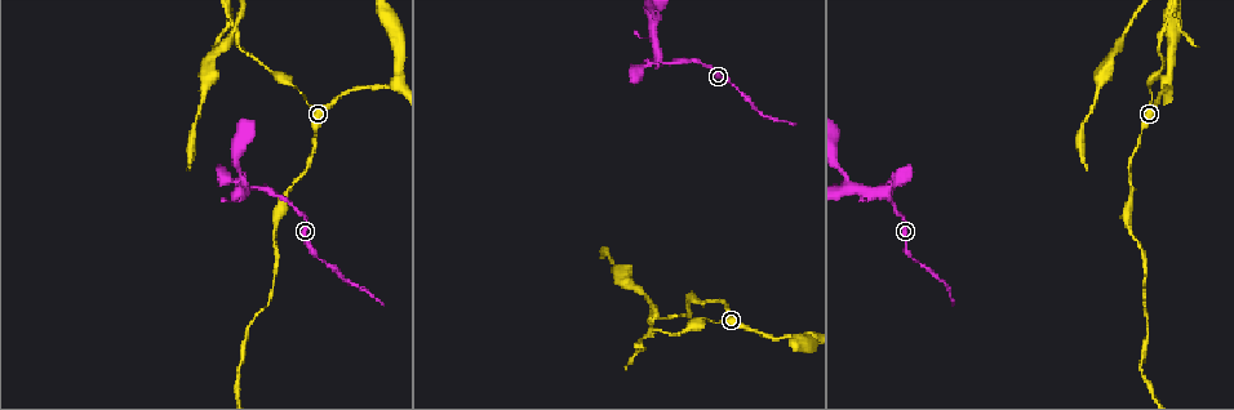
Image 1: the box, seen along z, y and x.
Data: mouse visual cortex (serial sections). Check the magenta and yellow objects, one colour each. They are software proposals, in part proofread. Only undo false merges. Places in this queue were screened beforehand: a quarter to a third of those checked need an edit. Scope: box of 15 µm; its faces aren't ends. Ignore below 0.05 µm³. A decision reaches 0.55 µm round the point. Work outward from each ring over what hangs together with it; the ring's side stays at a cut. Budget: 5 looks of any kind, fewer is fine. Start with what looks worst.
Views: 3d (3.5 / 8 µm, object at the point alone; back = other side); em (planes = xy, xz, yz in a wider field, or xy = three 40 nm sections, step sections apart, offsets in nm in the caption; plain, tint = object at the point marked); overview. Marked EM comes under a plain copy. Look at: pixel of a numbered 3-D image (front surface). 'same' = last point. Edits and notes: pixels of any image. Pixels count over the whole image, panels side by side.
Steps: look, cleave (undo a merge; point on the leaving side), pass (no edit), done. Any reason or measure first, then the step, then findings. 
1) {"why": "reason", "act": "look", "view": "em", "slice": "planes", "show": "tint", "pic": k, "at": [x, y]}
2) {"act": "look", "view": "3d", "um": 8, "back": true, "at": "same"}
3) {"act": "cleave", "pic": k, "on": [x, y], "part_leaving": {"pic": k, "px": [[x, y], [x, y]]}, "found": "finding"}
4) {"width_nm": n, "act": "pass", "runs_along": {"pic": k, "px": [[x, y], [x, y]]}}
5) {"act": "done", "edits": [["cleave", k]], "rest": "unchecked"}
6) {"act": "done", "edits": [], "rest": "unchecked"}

{"why": "branch point", "act": "look", "view": "em", "slice": "planes", "show": "tint", "pic": 1, "at": [656, 59]}

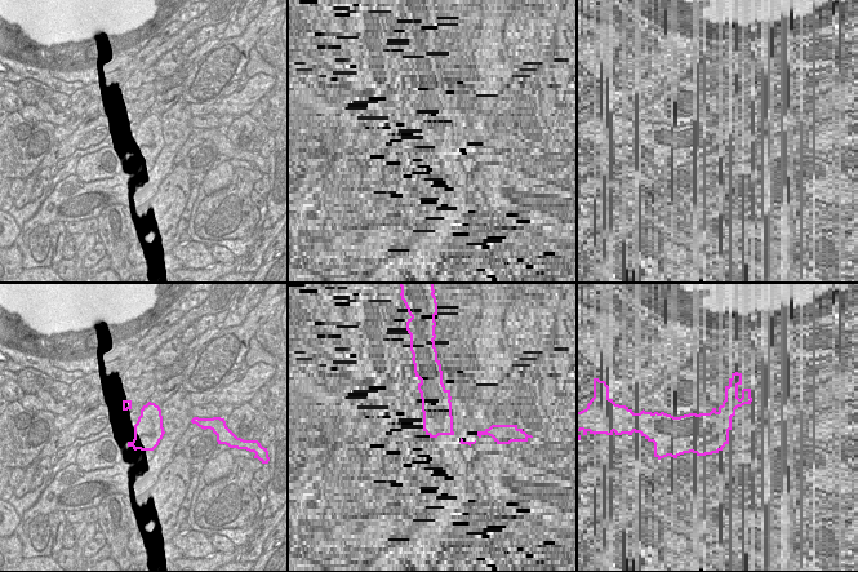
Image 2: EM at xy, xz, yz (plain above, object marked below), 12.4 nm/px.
{"act": "look", "view": "3d", "um": 3.5, "at": "same"}

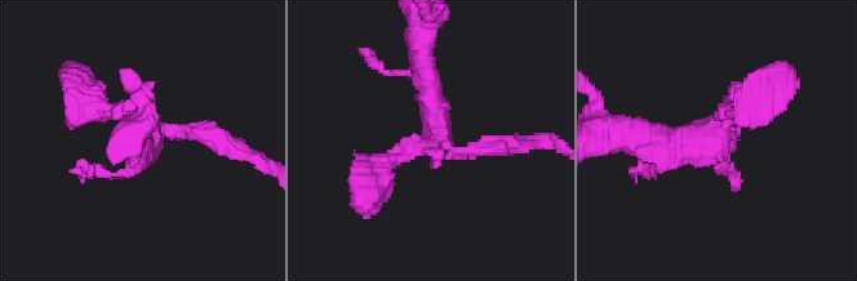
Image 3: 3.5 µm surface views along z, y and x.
{"act": "cleave", "pic": 3, "on": [738, 102], "part_leaving": {"pic": 3, "px": [[725, 130], [689, 143], [609, 130]]}, "found": "two cells meet here"}

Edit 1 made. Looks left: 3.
{"why": "sharp bend", "act": "look", "view": "3d", "um": 8, "pic": 1, "at": [1171, 14]}

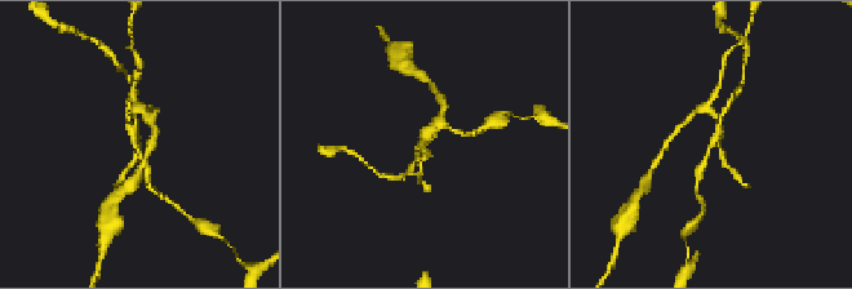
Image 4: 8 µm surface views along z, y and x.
{"why": "need the tissue", "act": "look", "view": "em", "slice": "planes", "show": "tint", "pic": 4, "at": [712, 142]}

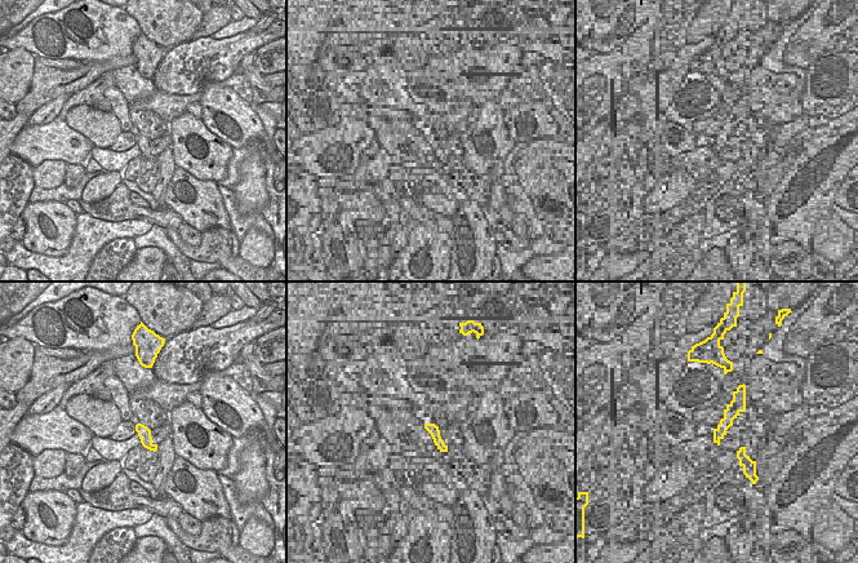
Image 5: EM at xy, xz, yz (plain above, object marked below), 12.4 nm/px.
{"width_nm": 160, "act": "cleave", "pic": 4, "on": [702, 109], "part_leaving": {"pic": 4, "px": [[717, 143], [724, 164], [742, 185]]}, "found": "two cells meet here"}

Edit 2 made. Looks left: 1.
{"act": "done", "edits": [["cleave", 3], ["cleave", 4]], "rest": "unchecked"}

